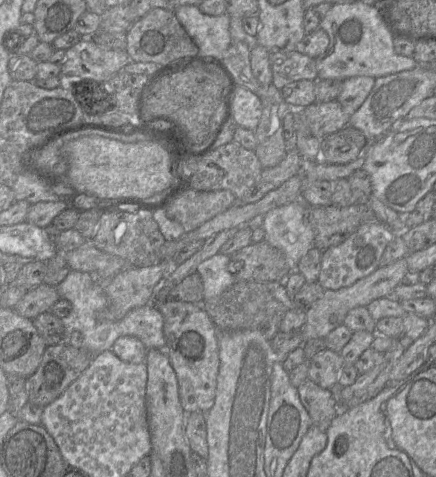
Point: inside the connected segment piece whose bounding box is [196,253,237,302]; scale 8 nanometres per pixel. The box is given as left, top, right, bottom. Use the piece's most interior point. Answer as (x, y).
(216, 278)

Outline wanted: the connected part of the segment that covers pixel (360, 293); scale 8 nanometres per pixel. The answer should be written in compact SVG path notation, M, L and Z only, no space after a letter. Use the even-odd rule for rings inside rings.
M401 258L389 265L379 266L372 274L356 281L349 287L325 290L322 297L306 311L306 322L301 329L304 343L311 339L325 339L332 330L343 324L350 310L359 306L367 307L376 299L390 296L407 272L406 259Z

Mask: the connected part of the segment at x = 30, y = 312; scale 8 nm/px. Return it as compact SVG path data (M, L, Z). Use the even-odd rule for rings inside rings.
M41 283L28 290L12 309L20 316L33 320L38 315L48 312L59 299L56 287Z

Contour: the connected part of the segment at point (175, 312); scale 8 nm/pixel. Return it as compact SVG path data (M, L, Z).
M168 299L158 310L164 319L166 353L178 379L181 405L186 414L208 413L215 402L220 365L218 329L201 304Z

